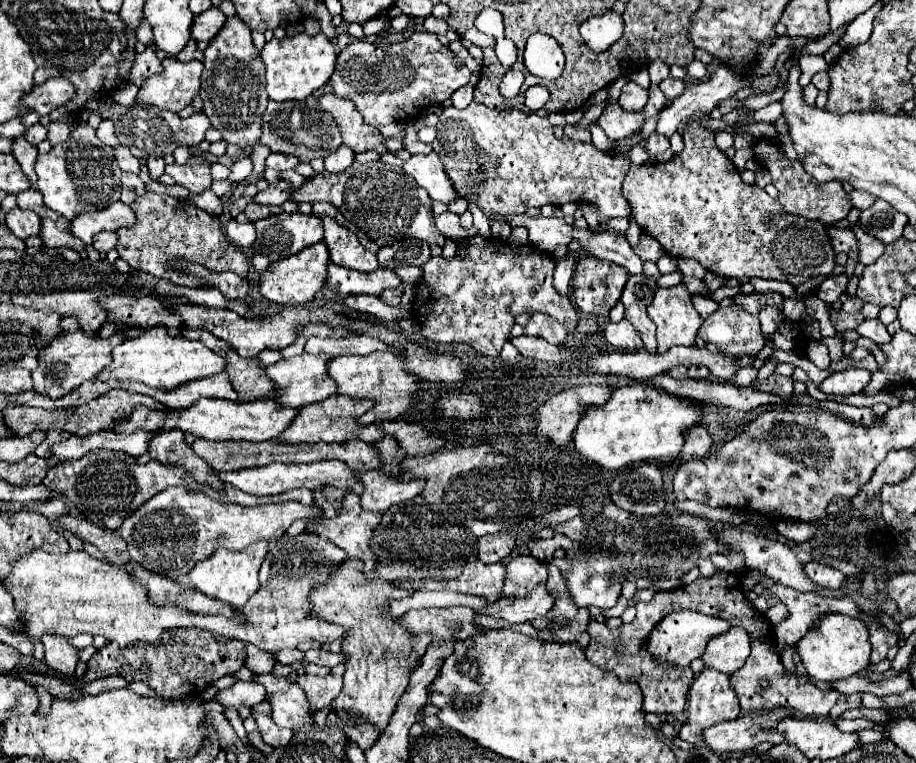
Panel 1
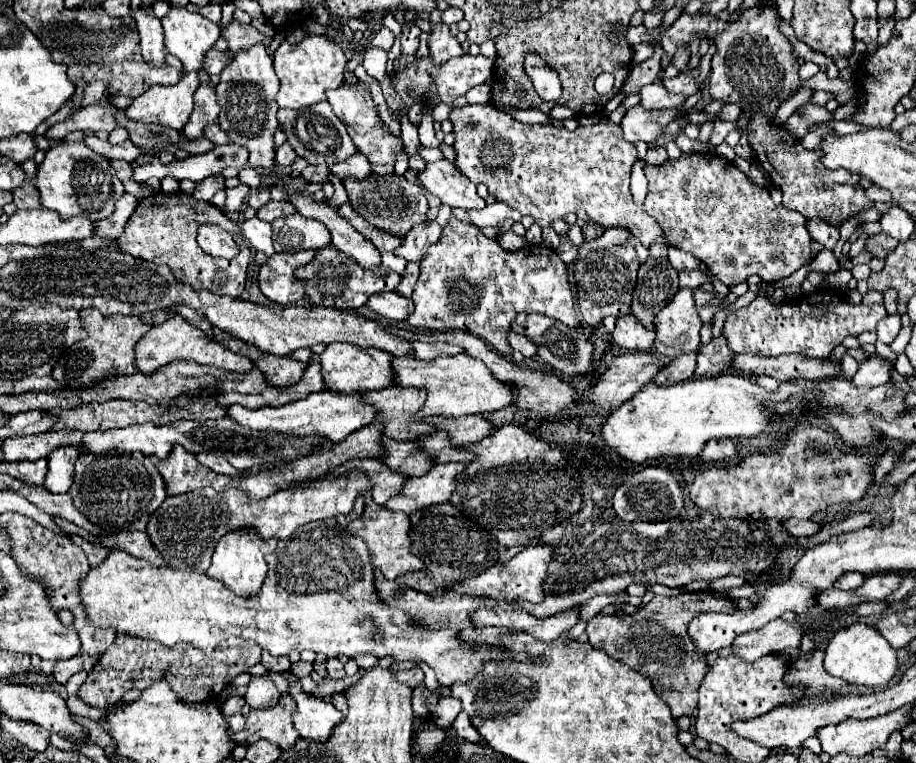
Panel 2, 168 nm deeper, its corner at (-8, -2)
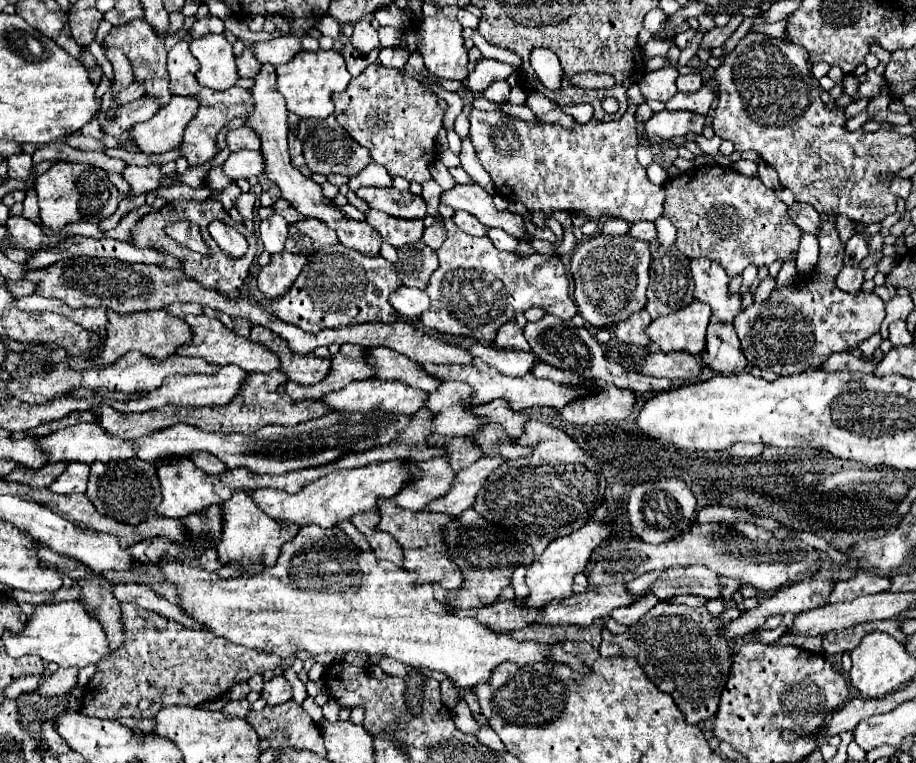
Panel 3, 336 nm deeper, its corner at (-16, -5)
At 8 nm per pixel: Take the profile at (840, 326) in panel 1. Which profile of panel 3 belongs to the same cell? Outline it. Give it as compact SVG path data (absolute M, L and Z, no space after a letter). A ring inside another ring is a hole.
M822 216L822 228L816 236L820 242L820 256L814 272L799 275L797 285L774 288L766 302L752 304L734 320L746 360L762 370L770 368L778 376L818 368L830 354L844 352L848 346L856 346L860 340L880 332L880 324L886 316L886 306L876 294L848 294L836 288L844 244L834 228L832 216Z

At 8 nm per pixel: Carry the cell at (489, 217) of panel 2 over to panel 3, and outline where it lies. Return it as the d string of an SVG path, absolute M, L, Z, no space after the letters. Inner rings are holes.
M458 210L454 214L454 224L460 230L464 230L464 232L468 232L472 236L484 236L488 232L486 224L480 224L480 220L476 220L476 216L472 216L470 212L464 212L464 210Z

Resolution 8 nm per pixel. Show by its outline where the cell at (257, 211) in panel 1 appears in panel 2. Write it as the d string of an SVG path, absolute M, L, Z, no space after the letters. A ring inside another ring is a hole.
M268 201L264 207L258 209L258 217L268 221L268 223L272 223L278 217L292 215L292 213L296 213L296 209L290 203L286 203L286 201Z

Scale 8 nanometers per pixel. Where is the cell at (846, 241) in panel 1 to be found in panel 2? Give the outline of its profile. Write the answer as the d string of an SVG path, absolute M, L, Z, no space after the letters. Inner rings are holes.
M808 219L808 233L814 241L822 243L826 249L834 249L834 245L840 239L838 227L832 227L832 225L818 221L818 219Z

